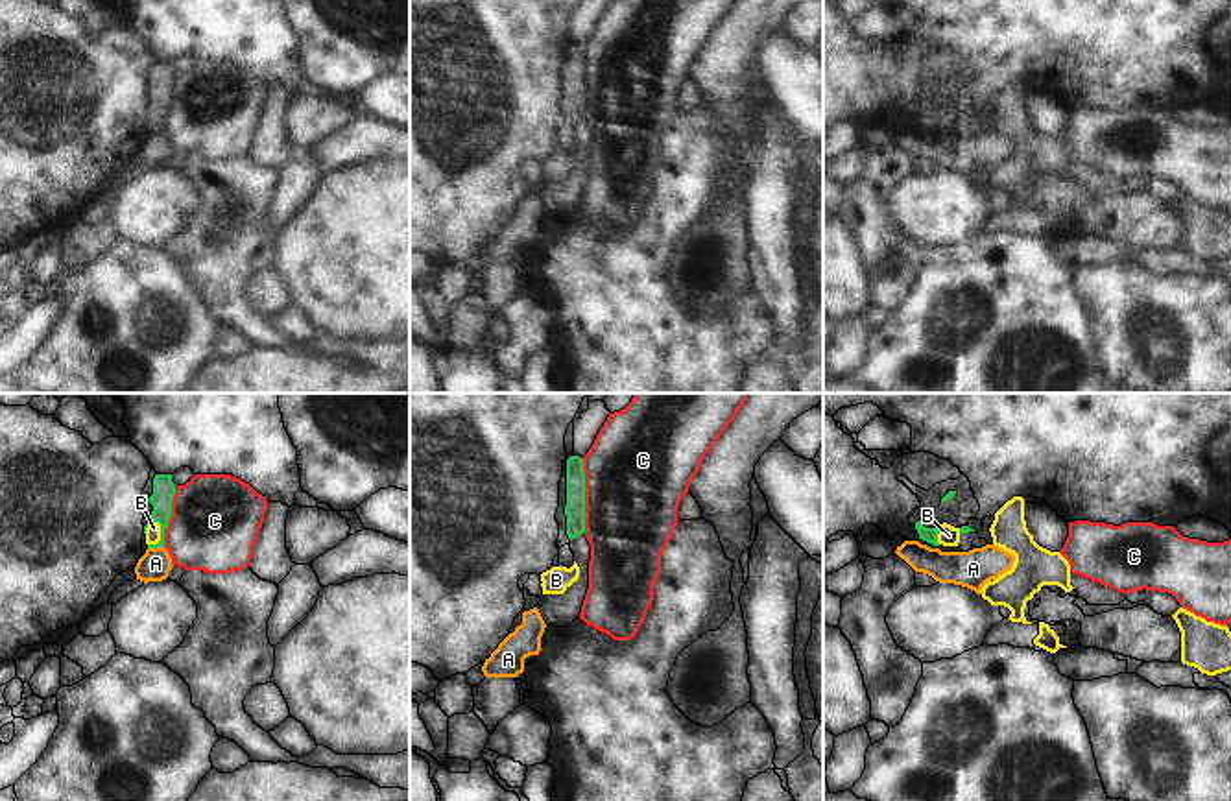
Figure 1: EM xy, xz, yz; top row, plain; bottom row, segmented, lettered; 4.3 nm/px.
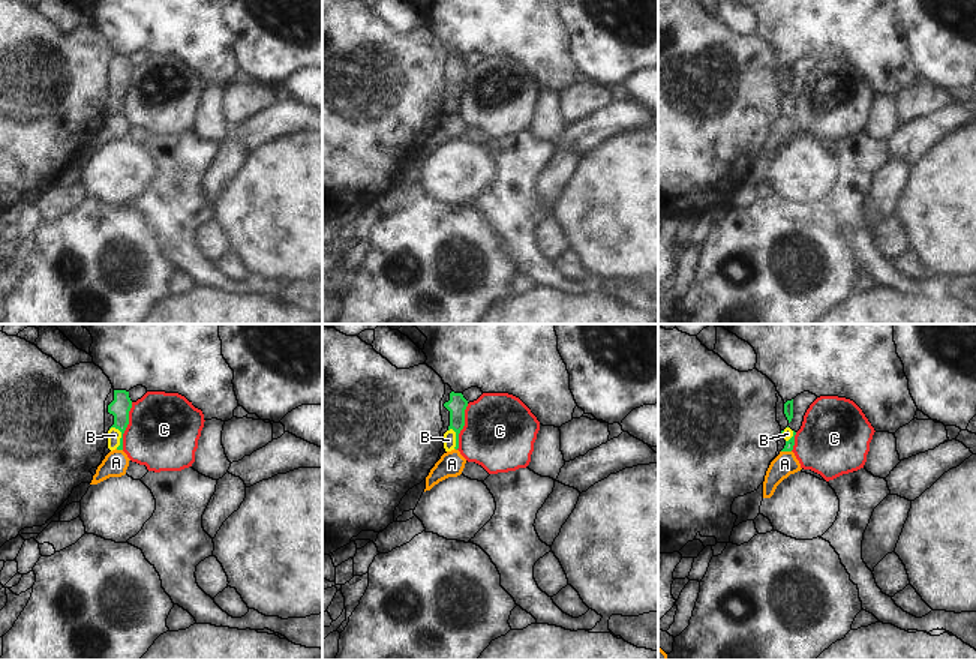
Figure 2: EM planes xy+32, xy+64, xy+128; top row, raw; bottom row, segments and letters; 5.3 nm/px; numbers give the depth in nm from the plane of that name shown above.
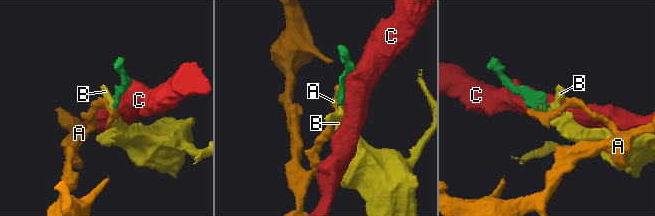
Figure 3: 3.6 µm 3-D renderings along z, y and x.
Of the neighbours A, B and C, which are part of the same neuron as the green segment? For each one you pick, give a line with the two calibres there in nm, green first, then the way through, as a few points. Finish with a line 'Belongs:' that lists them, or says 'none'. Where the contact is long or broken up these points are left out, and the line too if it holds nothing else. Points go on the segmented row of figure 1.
B: Thickness 100 nm (green) against 60 nm. Path across: xy (163, 488), (161, 536), (154, 528)
Belongs: B.

